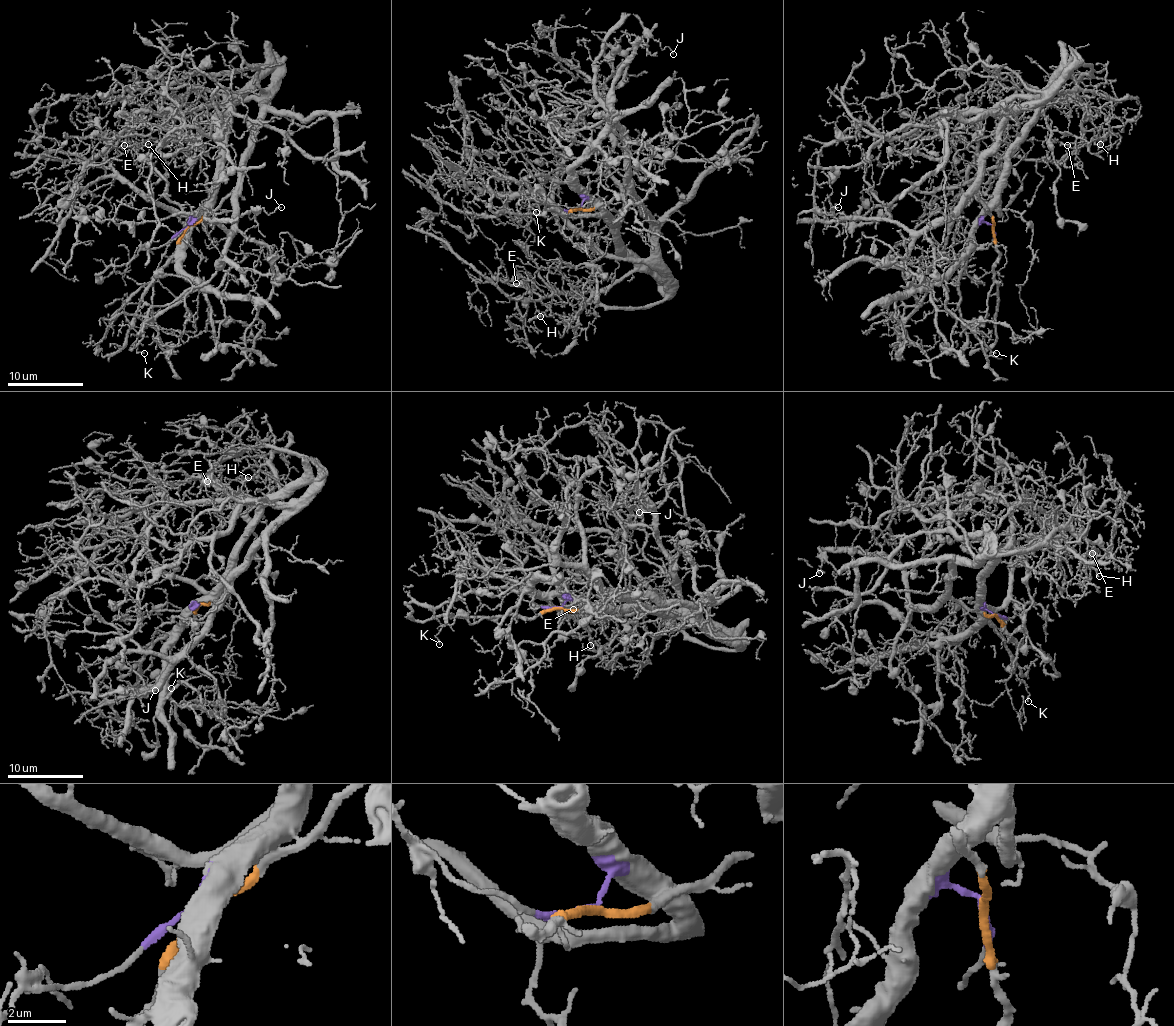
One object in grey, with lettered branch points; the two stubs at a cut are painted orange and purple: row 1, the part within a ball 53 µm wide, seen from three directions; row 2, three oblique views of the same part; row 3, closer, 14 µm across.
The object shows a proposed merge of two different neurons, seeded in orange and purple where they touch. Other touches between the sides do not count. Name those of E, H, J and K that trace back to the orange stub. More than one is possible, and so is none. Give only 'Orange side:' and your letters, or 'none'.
Orange side: E, H, J, K

